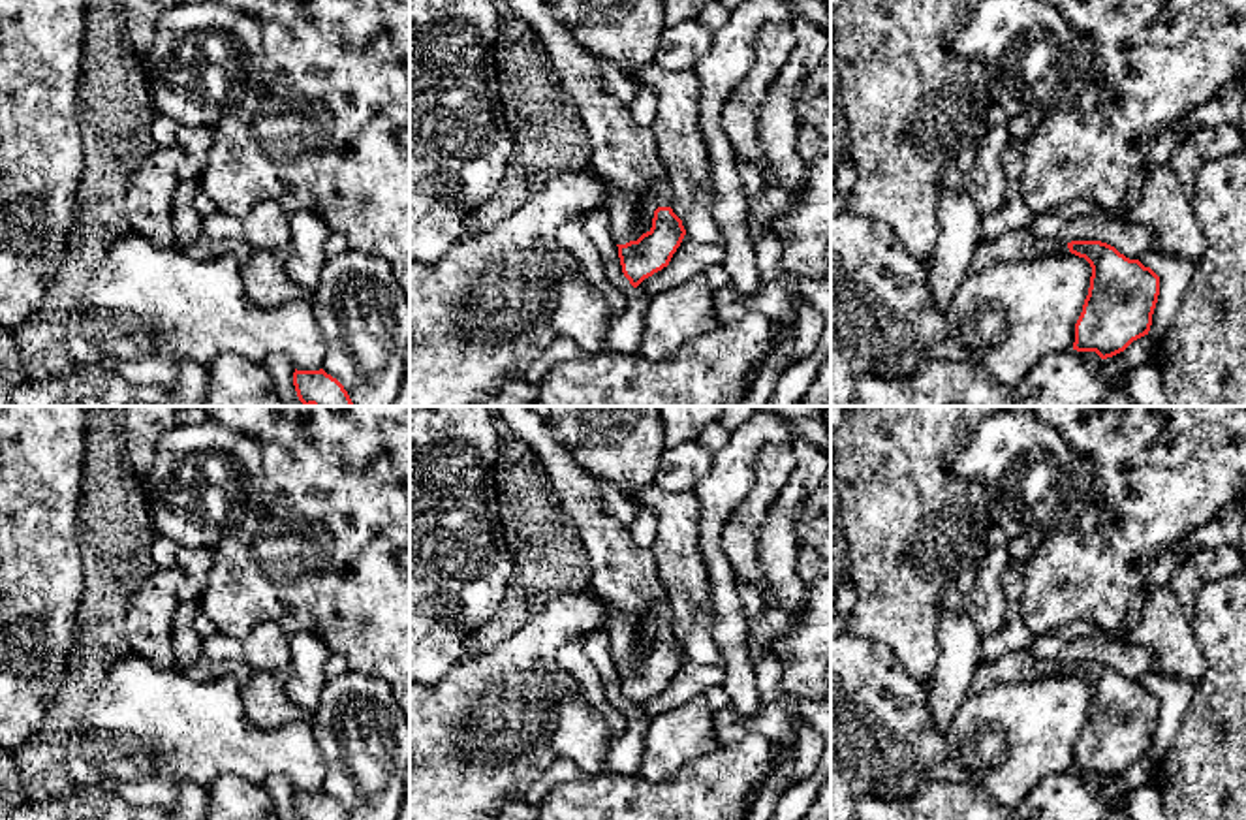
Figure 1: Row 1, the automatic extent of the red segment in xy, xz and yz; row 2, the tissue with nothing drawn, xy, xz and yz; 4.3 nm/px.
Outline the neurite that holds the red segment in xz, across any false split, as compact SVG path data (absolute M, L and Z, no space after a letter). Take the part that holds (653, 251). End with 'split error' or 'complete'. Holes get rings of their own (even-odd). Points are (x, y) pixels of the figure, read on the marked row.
M506 0L509 9L532 26L545 49L562 88L571 96L584 128L592 139L590 166L609 194L609 218L624 276L633 288L645 278L669 265L673 254L680 246L686 229L682 220L673 213L673 188L665 167L658 156L658 147L650 126L641 126L630 113L628 105L607 94L601 83L601 62L586 49L579 47L573 34L562 26L547 4L547 0ZM645 196L654 197L652 228L637 241L635 218L639 203Z | split error

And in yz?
M1011 229L992 239L979 239L968 271L981 273L1000 263L1067 252L1084 258L1092 267L1088 295L1075 323L1073 350L1096 352L1107 359L1148 335L1160 295L1160 276L1107 243L1056 243L1026 229Z | split error

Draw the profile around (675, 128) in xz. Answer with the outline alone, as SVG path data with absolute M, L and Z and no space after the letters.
M654 62L630 75L656 96L652 135L673 188L673 213L686 235L705 244L724 244L709 213L709 154L699 128L699 79L693 70L669 71Z

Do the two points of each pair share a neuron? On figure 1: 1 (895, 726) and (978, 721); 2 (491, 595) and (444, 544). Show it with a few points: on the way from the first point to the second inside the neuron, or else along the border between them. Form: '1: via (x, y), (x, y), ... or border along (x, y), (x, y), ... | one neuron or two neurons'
1: border along (946, 736), (946, 756), (933, 764), (925, 775) | two neurons
2: via (478, 582), (453, 557) | one neuron

